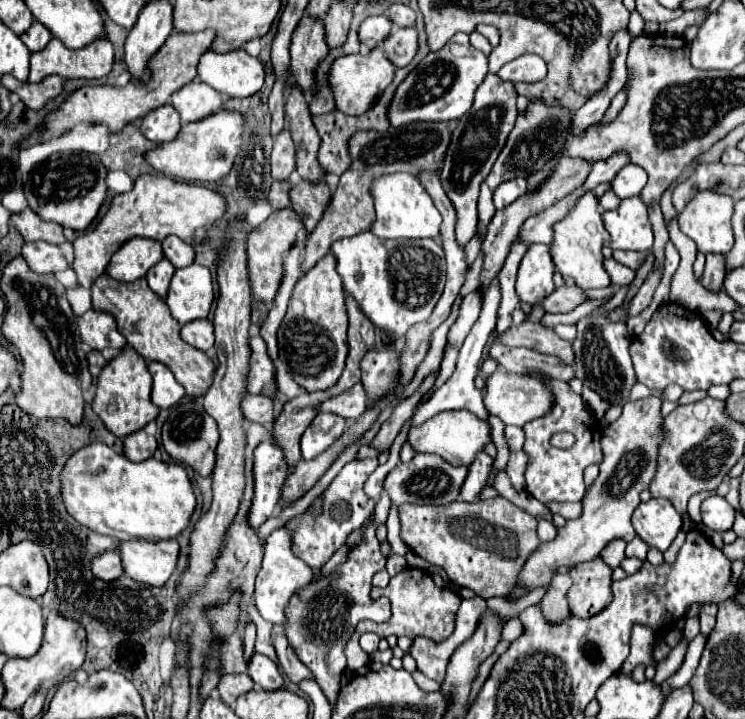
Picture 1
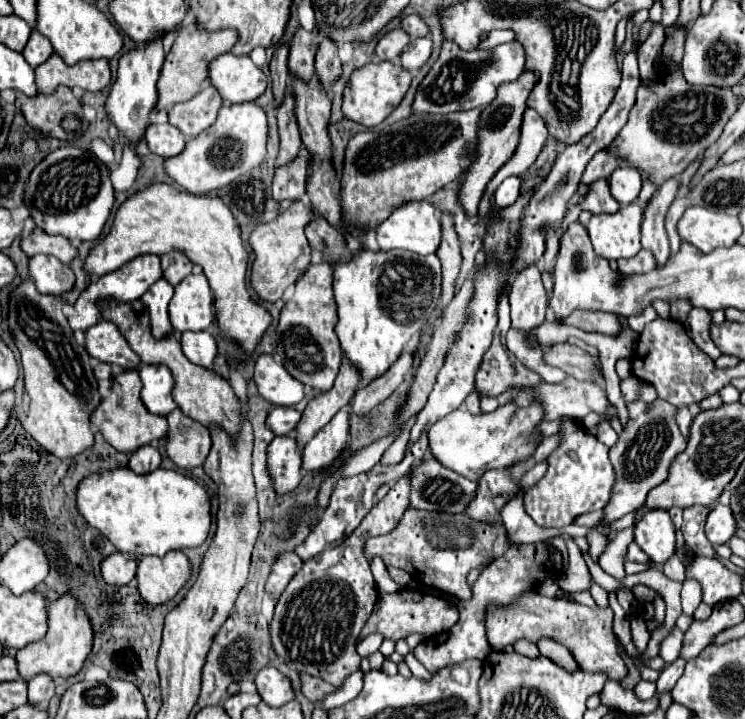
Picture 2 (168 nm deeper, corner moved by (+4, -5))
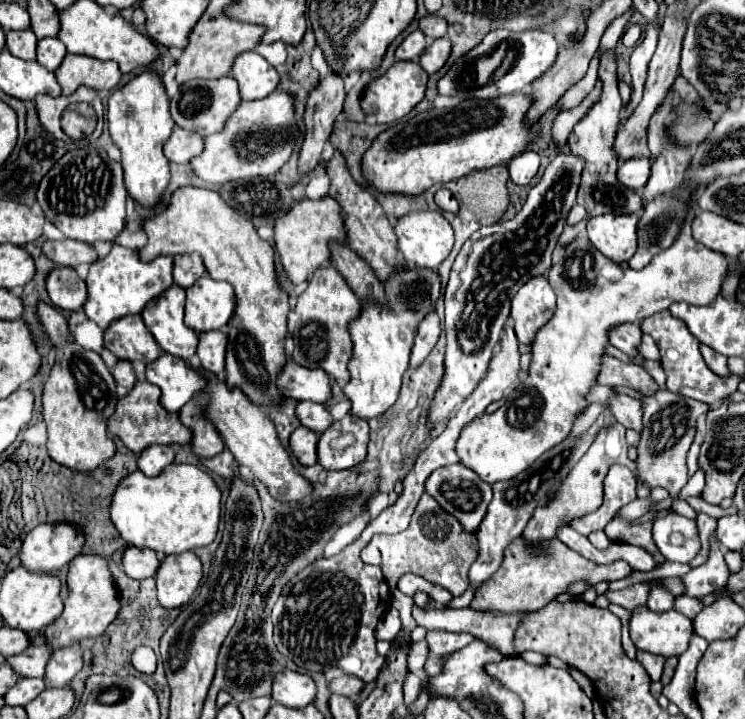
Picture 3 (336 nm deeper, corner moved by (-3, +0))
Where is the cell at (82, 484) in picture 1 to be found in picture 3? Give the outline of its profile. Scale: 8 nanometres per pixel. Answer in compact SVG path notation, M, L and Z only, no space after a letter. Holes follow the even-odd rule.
M176 465L164 469L158 477L146 477L134 471L120 481L110 515L120 535L134 547L150 547L158 555L184 553L210 545L218 533L222 493L214 479L196 465Z

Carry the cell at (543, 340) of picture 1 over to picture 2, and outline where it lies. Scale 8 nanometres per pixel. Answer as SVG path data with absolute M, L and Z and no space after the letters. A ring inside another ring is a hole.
M567 342L549 346L543 352L543 360L545 360L545 364L561 368L563 372L567 372L569 376L573 376L577 380L595 380L597 376L601 376L597 358L589 356L585 350L571 346Z

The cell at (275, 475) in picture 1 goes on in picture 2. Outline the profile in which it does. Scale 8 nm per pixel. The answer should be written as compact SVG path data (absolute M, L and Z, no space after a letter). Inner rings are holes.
M275 436L267 446L267 468L277 496L293 492L301 482L301 454L293 436Z

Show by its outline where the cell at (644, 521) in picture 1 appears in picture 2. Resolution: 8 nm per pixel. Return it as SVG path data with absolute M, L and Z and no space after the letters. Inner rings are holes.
M649 510L635 524L635 542L649 554L651 562L663 566L675 552L675 526L667 510Z

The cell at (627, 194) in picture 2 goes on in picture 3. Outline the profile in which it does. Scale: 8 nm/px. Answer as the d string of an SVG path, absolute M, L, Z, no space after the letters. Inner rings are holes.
M640 157L640 159L628 159L624 163L620 163L618 167L618 181L630 189L640 191L650 175L650 159L648 157Z

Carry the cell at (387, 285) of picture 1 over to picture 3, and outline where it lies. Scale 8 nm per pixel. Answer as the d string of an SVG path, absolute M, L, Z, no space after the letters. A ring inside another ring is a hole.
M408 265L404 271L400 271L400 275L396 273L388 283L384 283L384 287L386 299L392 309L382 309L378 303L368 303L368 309L362 309L360 317L350 323L354 355L348 369L352 379L344 387L344 395L350 401L350 415L362 421L370 421L374 417L384 415L388 407L396 403L402 385L402 375L408 367L416 325L436 303L440 293L440 277L436 271ZM428 281L430 293L426 291Z

